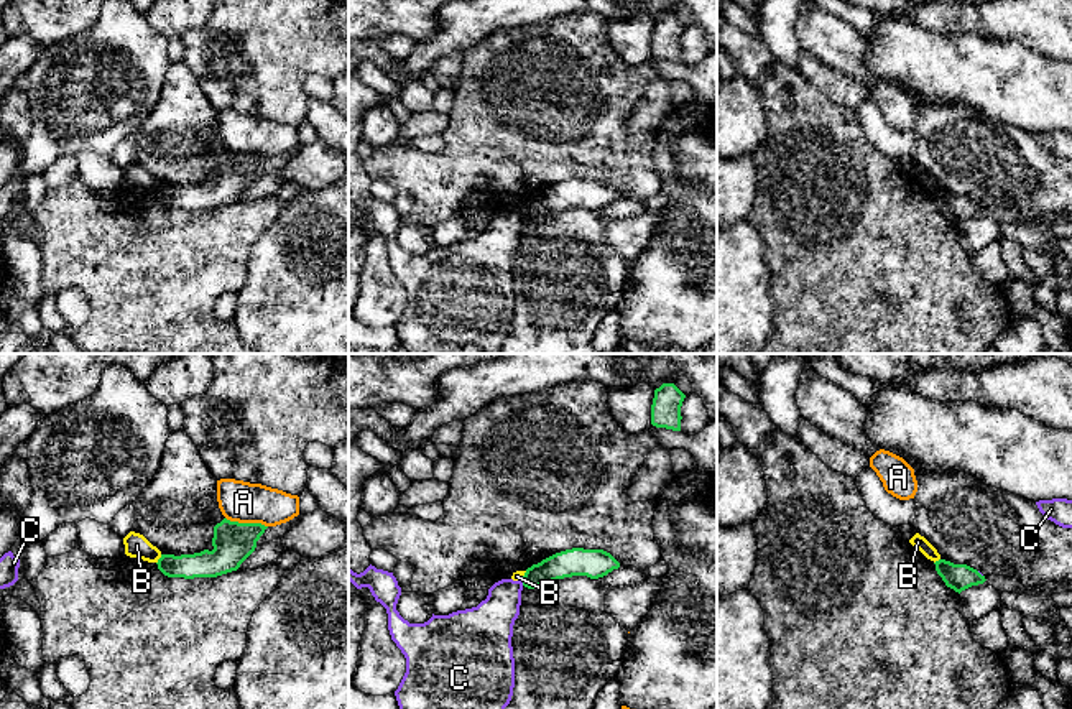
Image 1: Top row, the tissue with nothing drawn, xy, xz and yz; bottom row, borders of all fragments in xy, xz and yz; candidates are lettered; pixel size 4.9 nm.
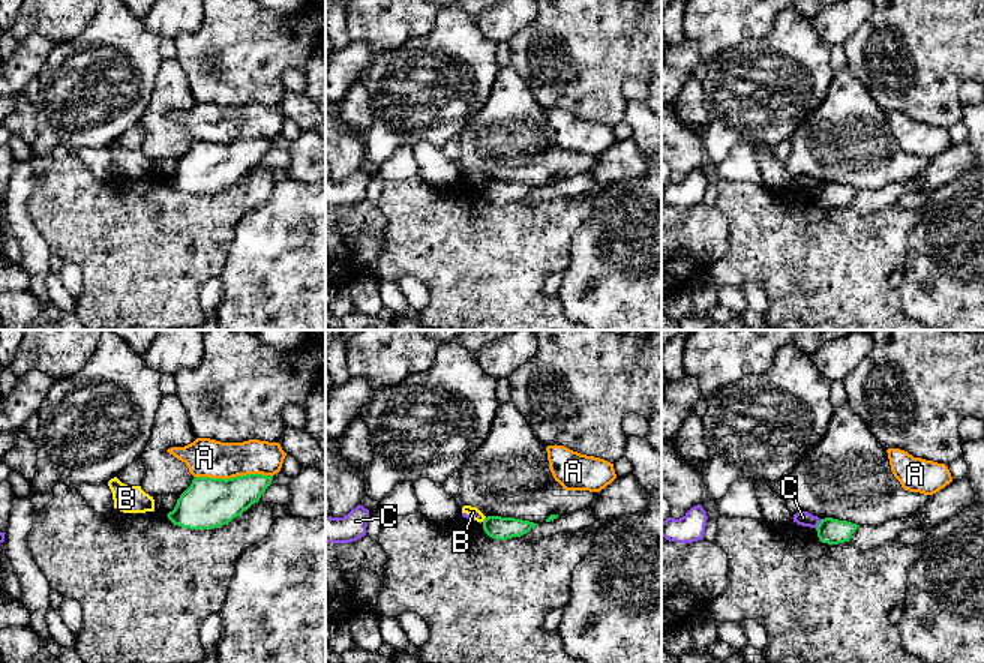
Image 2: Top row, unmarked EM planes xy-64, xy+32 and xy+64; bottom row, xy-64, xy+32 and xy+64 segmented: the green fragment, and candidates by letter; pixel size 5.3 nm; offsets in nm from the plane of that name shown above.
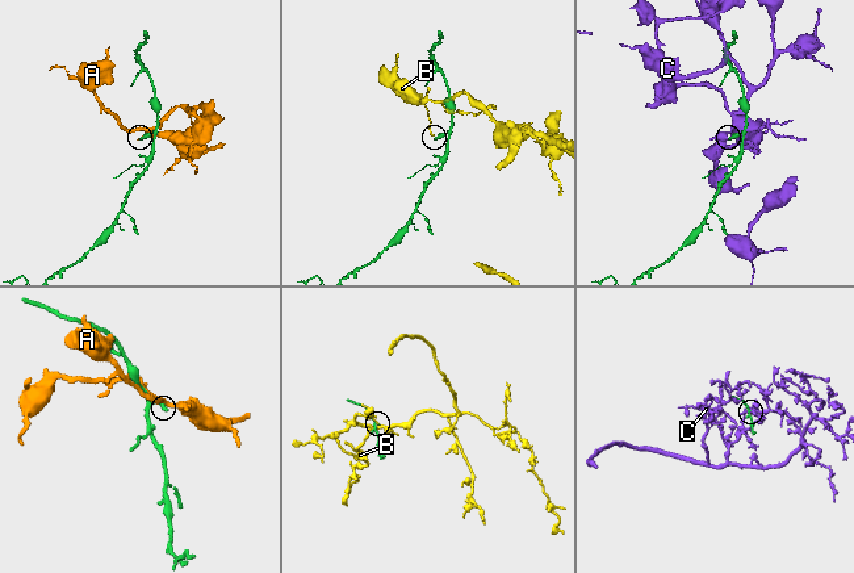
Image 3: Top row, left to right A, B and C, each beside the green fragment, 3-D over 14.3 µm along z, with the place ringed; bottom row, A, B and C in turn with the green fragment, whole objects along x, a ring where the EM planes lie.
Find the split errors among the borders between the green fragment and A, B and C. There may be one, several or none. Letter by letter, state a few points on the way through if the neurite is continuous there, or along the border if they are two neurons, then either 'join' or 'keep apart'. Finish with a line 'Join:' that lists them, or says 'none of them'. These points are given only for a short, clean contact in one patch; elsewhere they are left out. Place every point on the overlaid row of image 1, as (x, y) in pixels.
A: keep apart
B: border xy (161, 555), (157, 563); keep apart
C: border xz (520, 581), (523, 584); keep apart
Join: none of them

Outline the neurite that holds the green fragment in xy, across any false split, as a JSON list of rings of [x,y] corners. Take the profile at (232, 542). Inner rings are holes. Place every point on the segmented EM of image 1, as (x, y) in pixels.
[[[224,518],[214,526],[212,546],[194,554],[161,554],[158,569],[168,577],[217,577],[237,571],[255,551],[256,541],[268,526],[261,523],[238,523]]]

